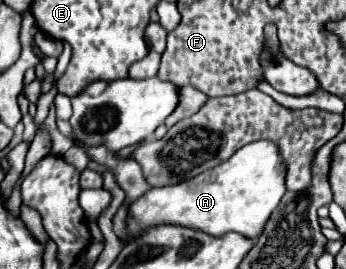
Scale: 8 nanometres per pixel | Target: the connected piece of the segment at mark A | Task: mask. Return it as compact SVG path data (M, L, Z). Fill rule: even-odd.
M251 142L239 148L229 160L187 182L151 188L151 192L141 196L131 206L129 234L135 236L141 228L169 222L203 230L211 236L239 232L247 238L257 238L285 194L285 174L285 162L273 142Z

